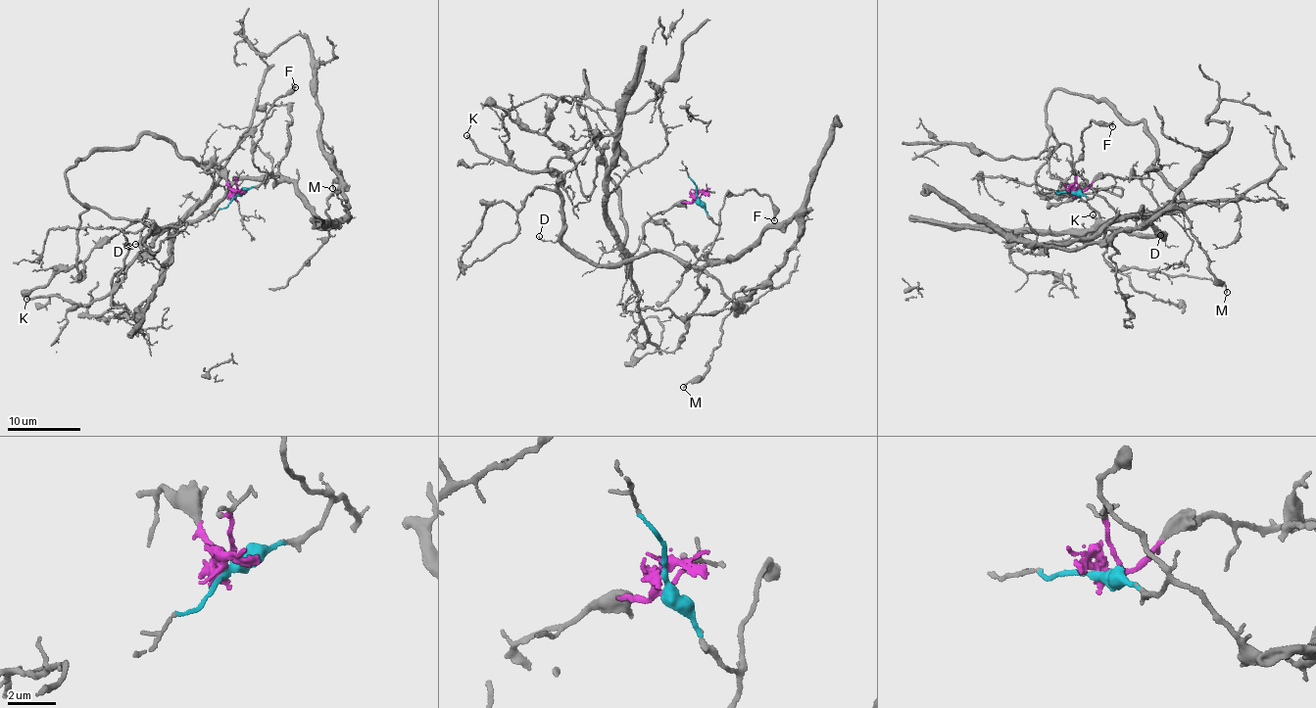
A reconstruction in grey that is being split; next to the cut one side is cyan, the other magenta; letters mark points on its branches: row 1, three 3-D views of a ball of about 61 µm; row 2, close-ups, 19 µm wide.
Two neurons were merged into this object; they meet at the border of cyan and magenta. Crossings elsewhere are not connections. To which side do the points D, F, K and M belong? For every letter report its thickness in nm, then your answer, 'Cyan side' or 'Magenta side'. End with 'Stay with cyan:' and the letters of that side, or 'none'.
D: Thickness 100 nm. Cyan side
F: Thickness 200 nm. Cyan side
K: Thickness 220 nm. Cyan side
M: Thickness 140 nm. Cyan side
Stay with cyan: D, F, K, M

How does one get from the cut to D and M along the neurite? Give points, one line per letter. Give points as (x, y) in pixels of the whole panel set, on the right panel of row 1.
D: (1072, 192), (1103, 196), (1120, 215), (1143, 209), (1145, 222), (1163, 237), (1165, 232), (1159, 234)
M: (1072, 192), (1103, 196), (1122, 215), (1087, 237), (1041, 245), (1023, 240), (1085, 248), (1177, 209), (1226, 292)

